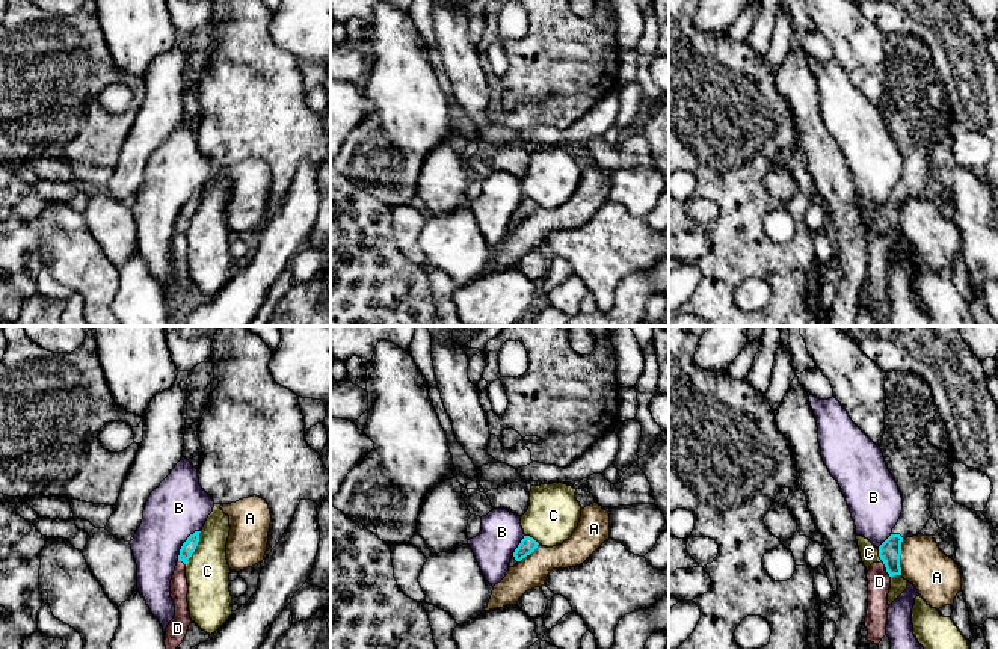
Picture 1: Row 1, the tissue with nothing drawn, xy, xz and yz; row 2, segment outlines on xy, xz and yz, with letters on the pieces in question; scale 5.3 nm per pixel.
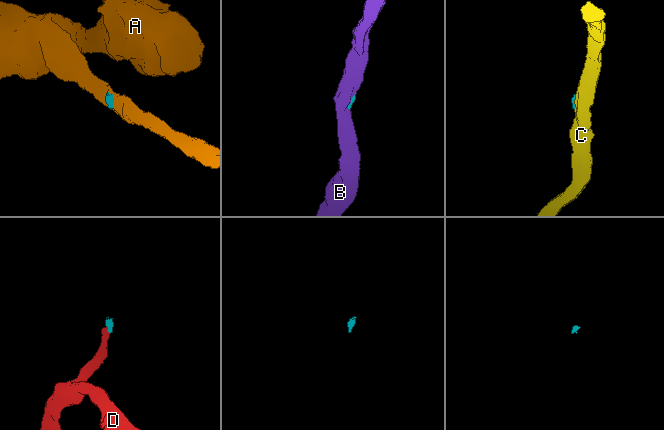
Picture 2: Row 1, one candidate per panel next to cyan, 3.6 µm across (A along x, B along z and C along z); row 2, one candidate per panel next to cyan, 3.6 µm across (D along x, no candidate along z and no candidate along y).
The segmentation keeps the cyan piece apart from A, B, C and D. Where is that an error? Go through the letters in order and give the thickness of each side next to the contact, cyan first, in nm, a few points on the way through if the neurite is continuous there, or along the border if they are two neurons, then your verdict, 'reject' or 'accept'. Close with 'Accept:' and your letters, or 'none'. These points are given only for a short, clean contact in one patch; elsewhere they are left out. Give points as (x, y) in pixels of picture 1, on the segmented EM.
A: 120/260 nm | along yz (903, 539), (900, 574) | reject
B: 70/320 nm | along xy (200, 530), (195, 530), (187, 538), (177, 560) | reject
C: 70/240 nm | along xy (201, 532), (195, 551), (184, 563) | reject
D: 70/100 nm | across xy (189, 547), (181, 560), (178, 584) | accept
Accept: D

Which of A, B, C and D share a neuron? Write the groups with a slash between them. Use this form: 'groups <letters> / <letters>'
groups A / B / C / D

